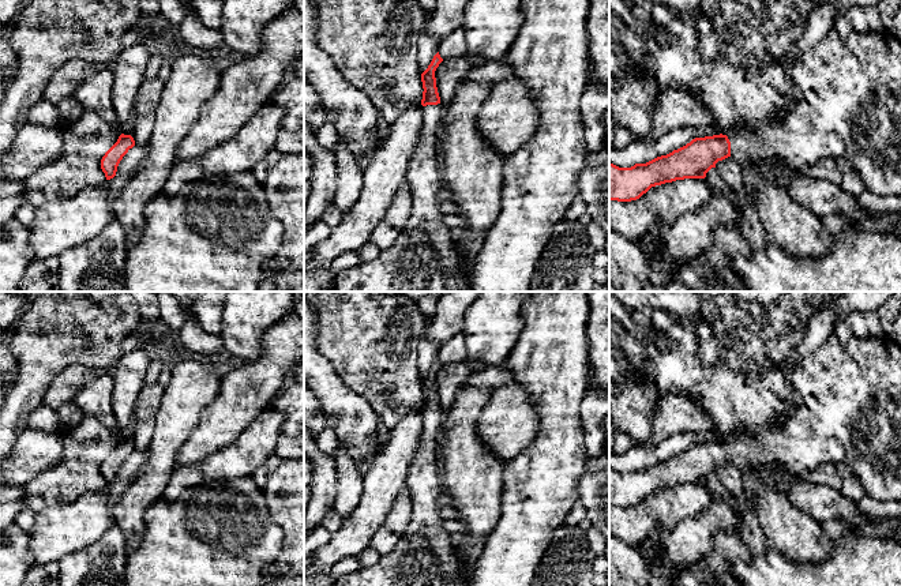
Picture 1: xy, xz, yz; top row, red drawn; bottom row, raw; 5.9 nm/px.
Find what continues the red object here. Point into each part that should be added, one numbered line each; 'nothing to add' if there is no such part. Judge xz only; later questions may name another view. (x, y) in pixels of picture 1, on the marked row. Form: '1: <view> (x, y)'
1: xz (424, 258)

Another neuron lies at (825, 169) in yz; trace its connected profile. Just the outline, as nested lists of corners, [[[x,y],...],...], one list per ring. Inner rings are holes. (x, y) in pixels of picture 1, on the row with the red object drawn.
[[[821,159],[814,165],[810,165],[808,174],[818,180],[826,180],[841,185],[842,173],[838,168],[837,159]]]

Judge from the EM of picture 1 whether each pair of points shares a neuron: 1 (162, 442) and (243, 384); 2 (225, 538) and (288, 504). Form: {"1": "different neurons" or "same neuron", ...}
{"1": "different neurons", "2": "different neurons"}

